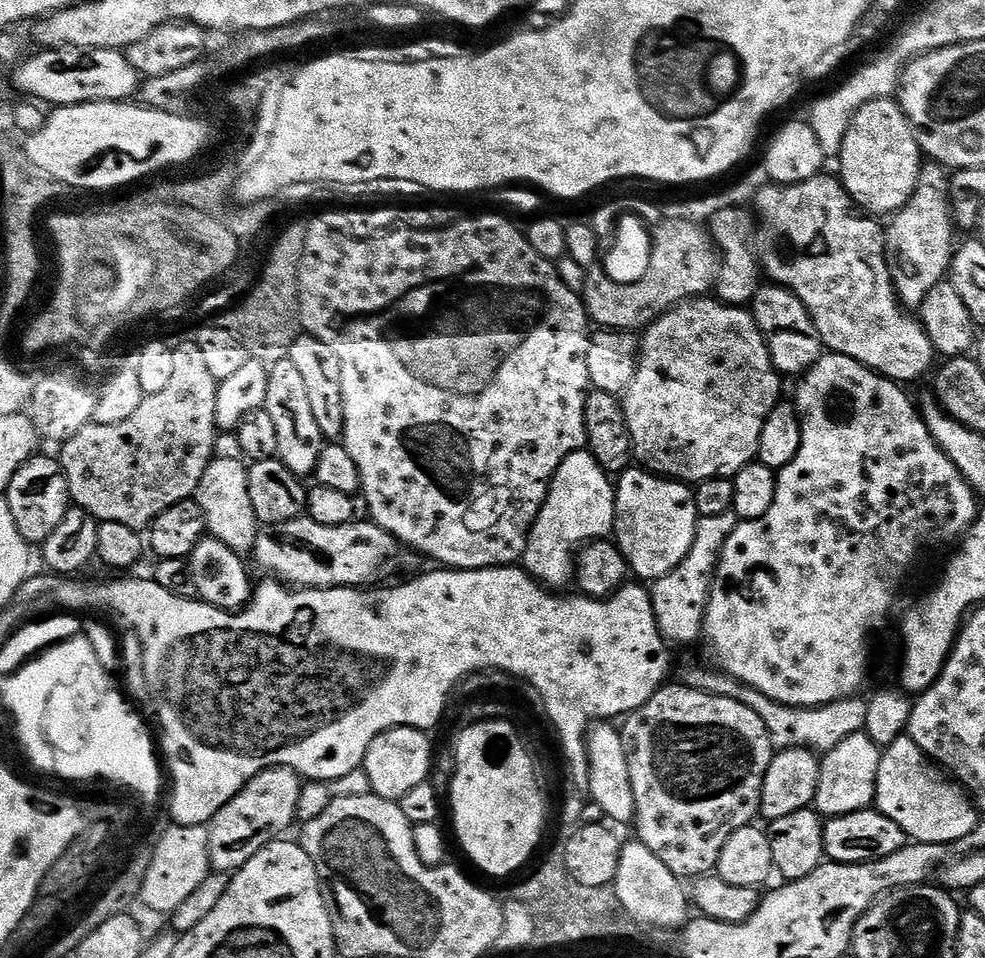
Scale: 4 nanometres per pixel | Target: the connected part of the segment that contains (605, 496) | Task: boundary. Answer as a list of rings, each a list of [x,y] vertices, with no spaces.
[[[581,450],[570,454],[570,458],[566,458],[566,462],[562,462],[562,466],[558,466],[558,470],[554,474],[554,478],[550,482],[550,490],[548,491],[548,497],[546,502],[540,508],[540,513],[536,516],[536,521],[532,523],[532,528],[528,531],[528,541],[526,542],[526,550],[524,551],[524,559],[522,561],[522,567],[525,572],[534,580],[539,580],[545,588],[549,590],[564,590],[567,584],[571,585],[574,580],[574,573],[576,570],[576,555],[579,553],[581,547],[593,540],[602,540],[613,535],[616,527],[616,489],[613,481],[611,480],[609,473],[605,472],[604,467],[592,457],[592,453],[587,450]]]

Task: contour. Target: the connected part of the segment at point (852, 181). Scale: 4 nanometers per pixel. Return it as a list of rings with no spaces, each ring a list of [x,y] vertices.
[[[882,99],[867,102],[853,116],[849,128],[845,132],[845,140],[841,144],[838,155],[840,172],[838,179],[847,190],[857,209],[863,210],[873,218],[892,218],[900,209],[910,202],[918,185],[920,169],[922,167],[922,153],[918,142],[914,138],[914,130],[906,118],[906,114],[896,103],[895,99]]]

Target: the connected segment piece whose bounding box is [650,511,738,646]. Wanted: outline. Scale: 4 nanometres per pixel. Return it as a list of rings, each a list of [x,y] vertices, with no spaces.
[[[735,512],[718,514],[711,518],[701,516],[694,530],[694,546],[690,546],[690,554],[670,570],[661,580],[651,585],[652,605],[656,621],[660,627],[660,635],[669,645],[692,644],[704,634],[704,615],[708,609],[708,599],[712,593],[712,583],[716,577],[716,568],[720,565],[720,555],[734,534],[738,517]]]

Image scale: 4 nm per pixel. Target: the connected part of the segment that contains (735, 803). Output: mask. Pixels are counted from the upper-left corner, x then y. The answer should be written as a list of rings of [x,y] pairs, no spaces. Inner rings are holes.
[[[672,682],[623,721],[622,735],[636,803],[635,835],[670,866],[674,875],[709,875],[720,861],[722,846],[726,846],[730,834],[749,827],[755,821],[752,819],[757,819],[762,782],[774,755],[762,718],[750,706],[728,696],[711,696]]]

